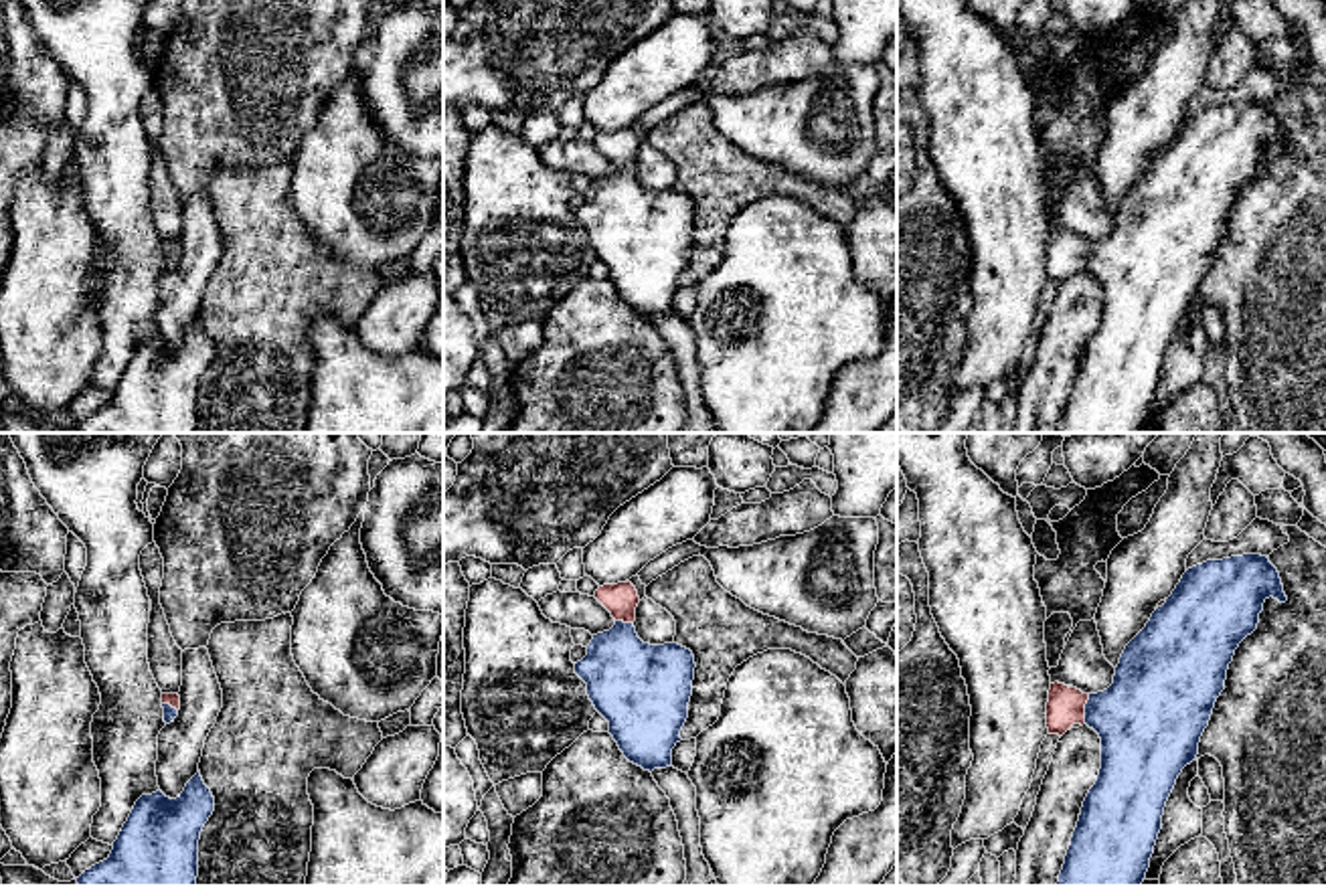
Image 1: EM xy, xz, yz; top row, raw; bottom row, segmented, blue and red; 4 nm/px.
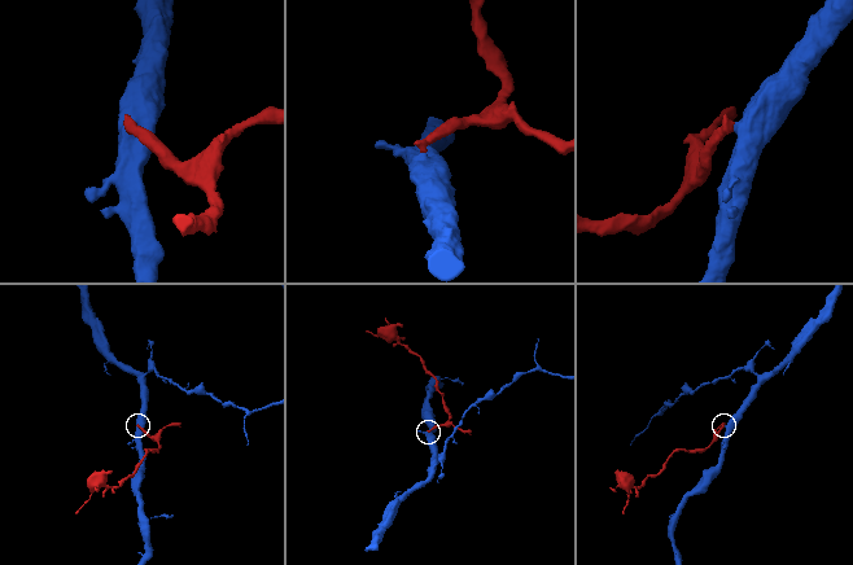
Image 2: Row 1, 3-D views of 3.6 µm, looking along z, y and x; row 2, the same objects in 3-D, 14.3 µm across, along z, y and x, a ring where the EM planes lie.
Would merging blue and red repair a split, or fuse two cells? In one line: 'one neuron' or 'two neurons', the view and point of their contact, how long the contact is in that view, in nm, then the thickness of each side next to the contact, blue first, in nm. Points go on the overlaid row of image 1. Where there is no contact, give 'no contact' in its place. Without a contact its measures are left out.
one neuron; contact yz (1086, 709); length 120 nm; calibres 400 and 150 nm

